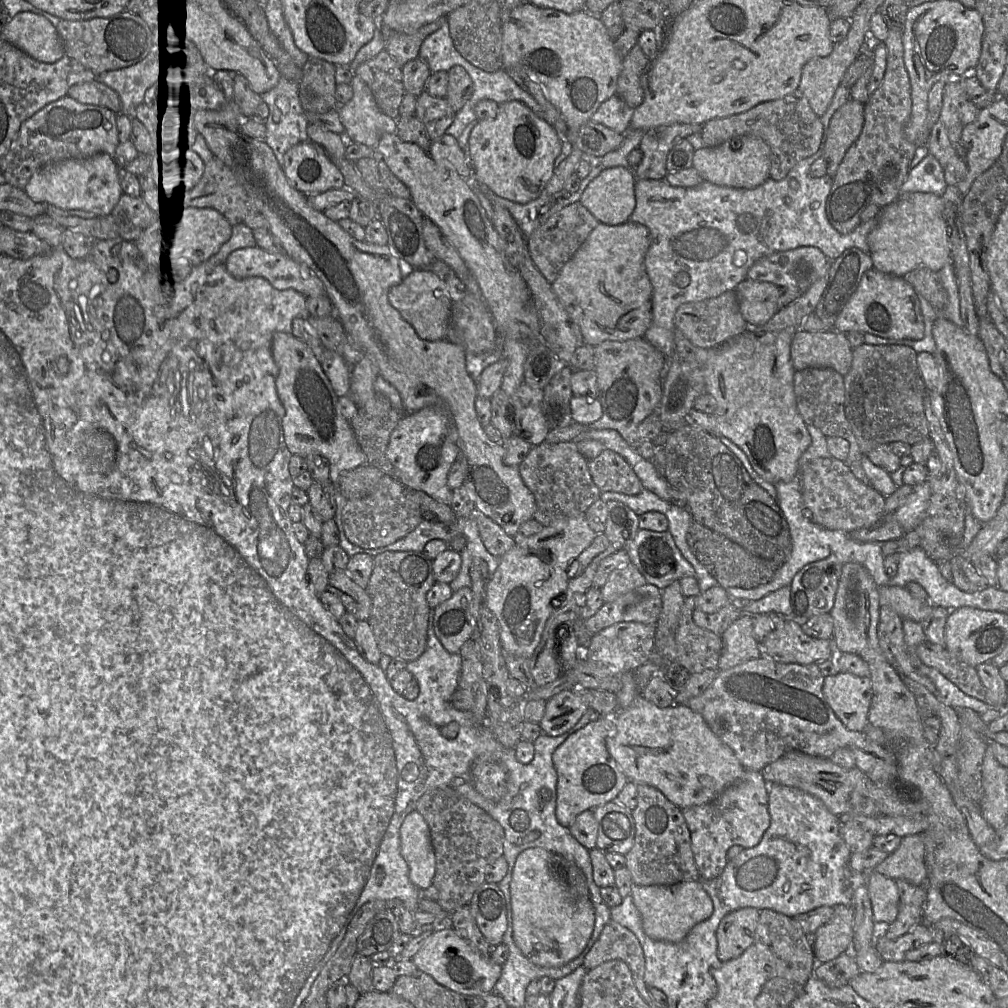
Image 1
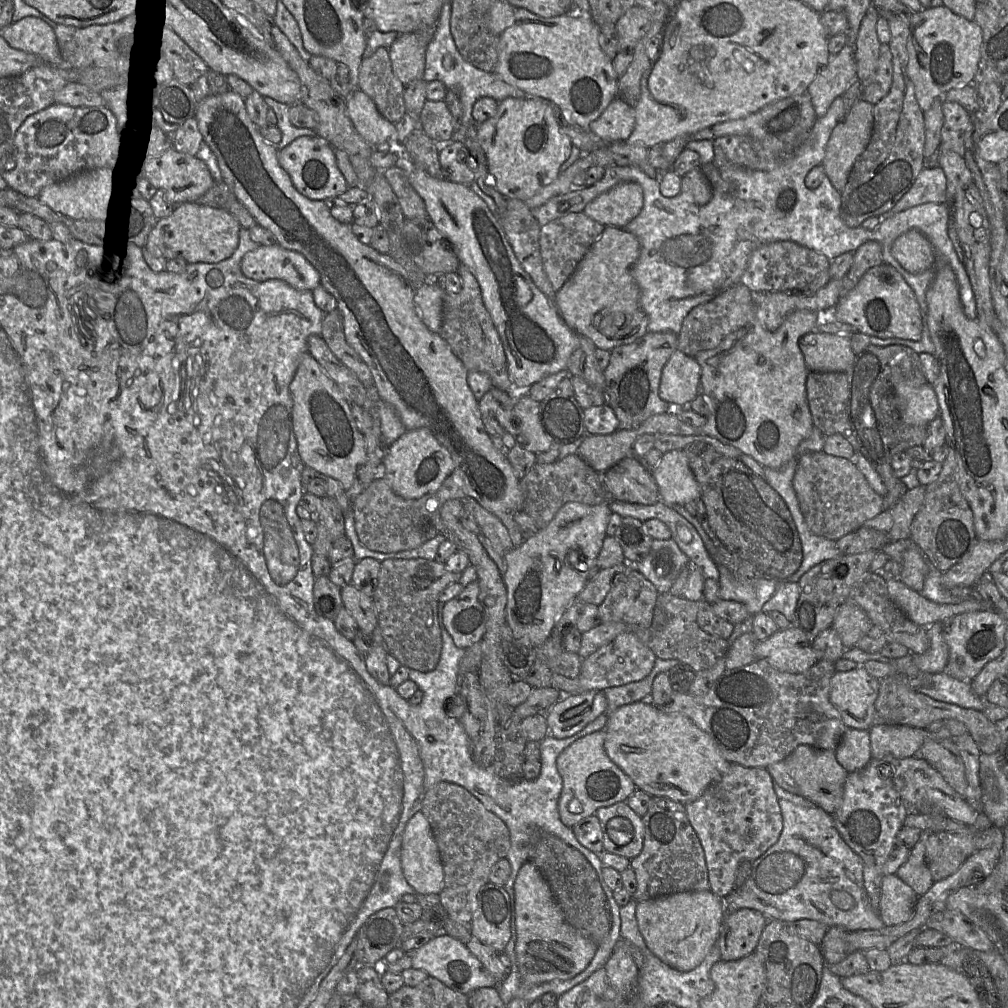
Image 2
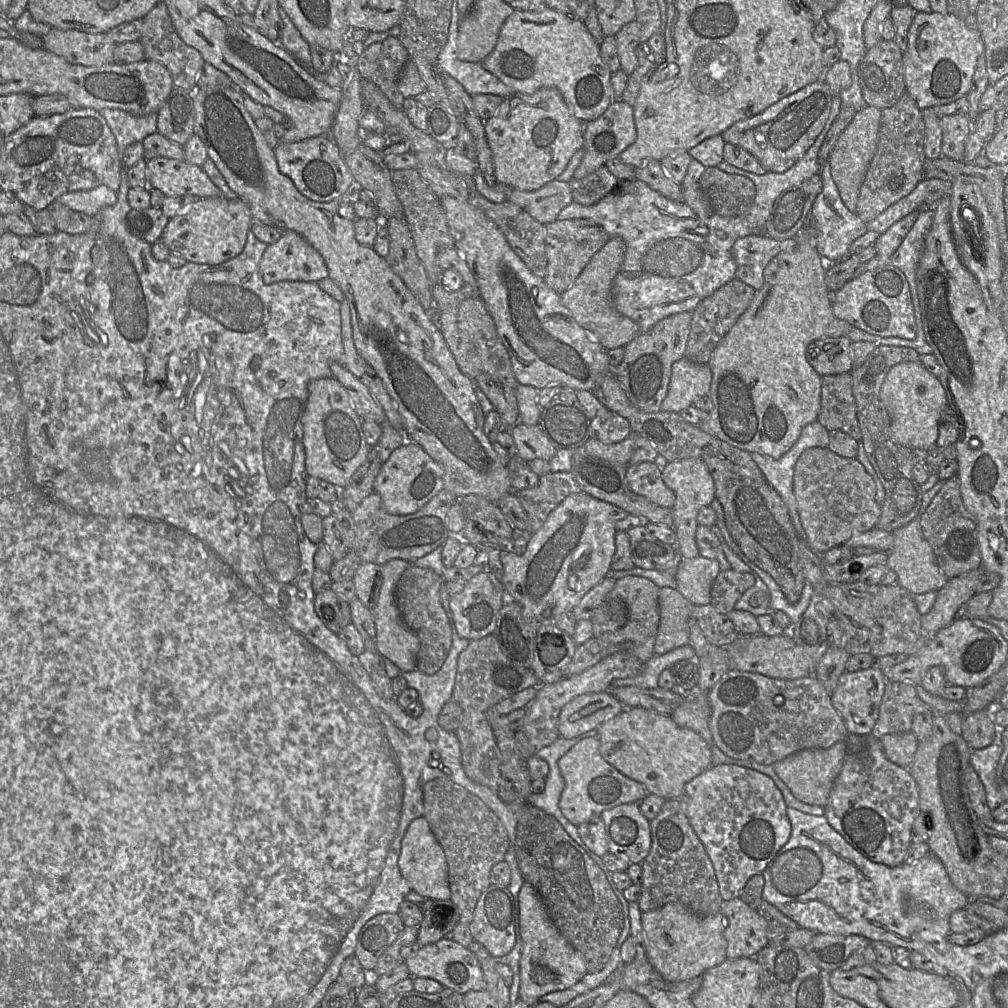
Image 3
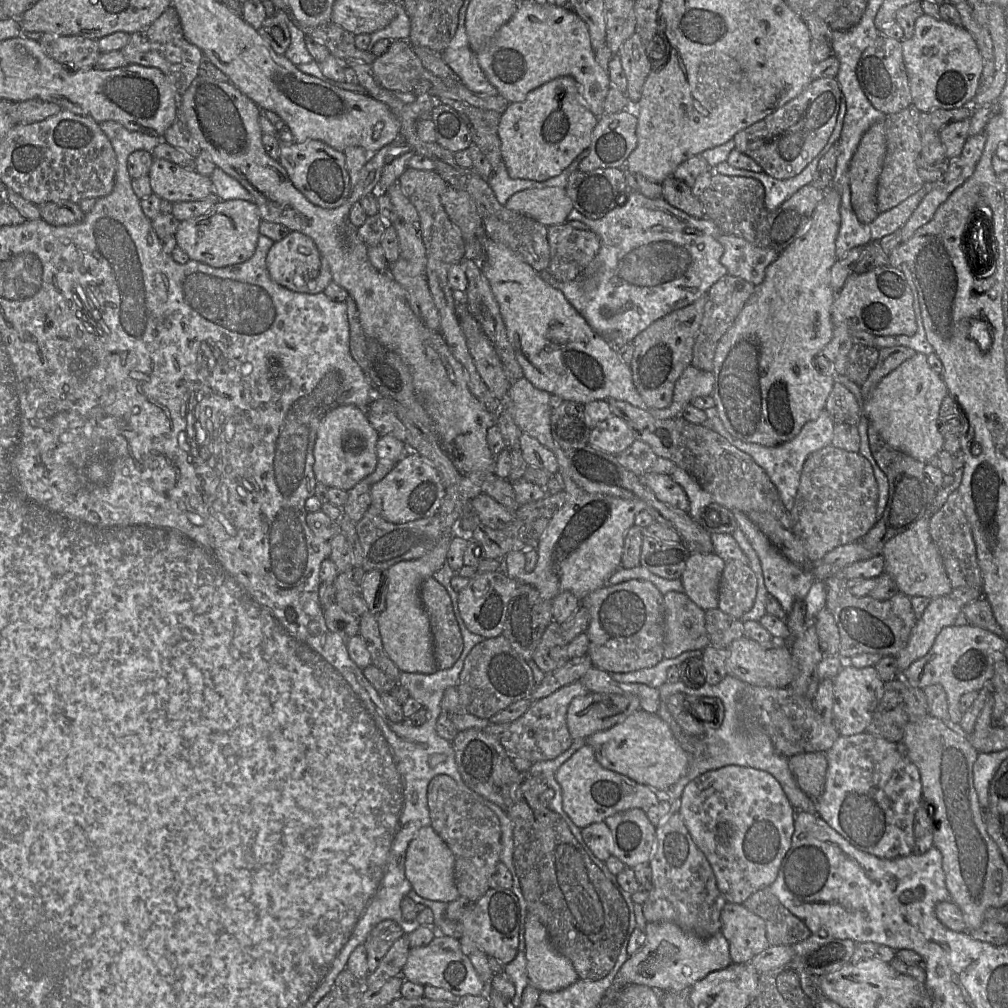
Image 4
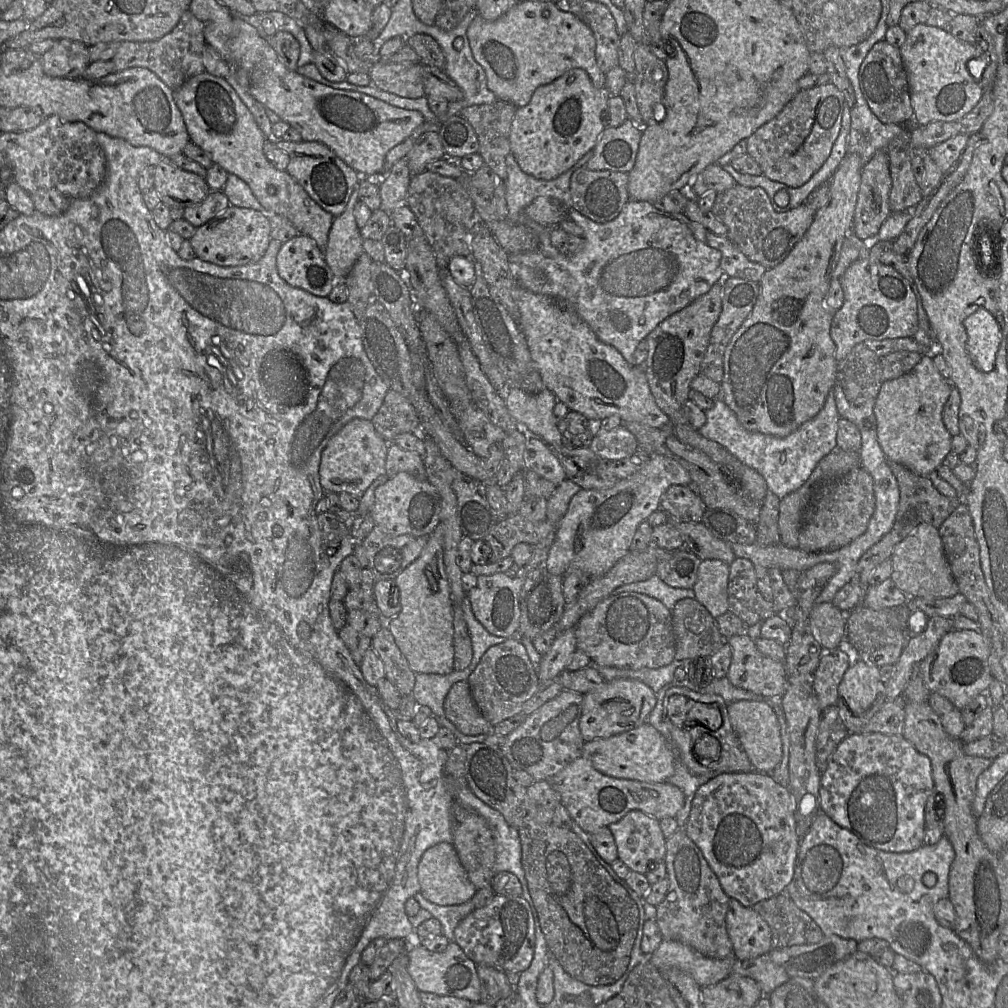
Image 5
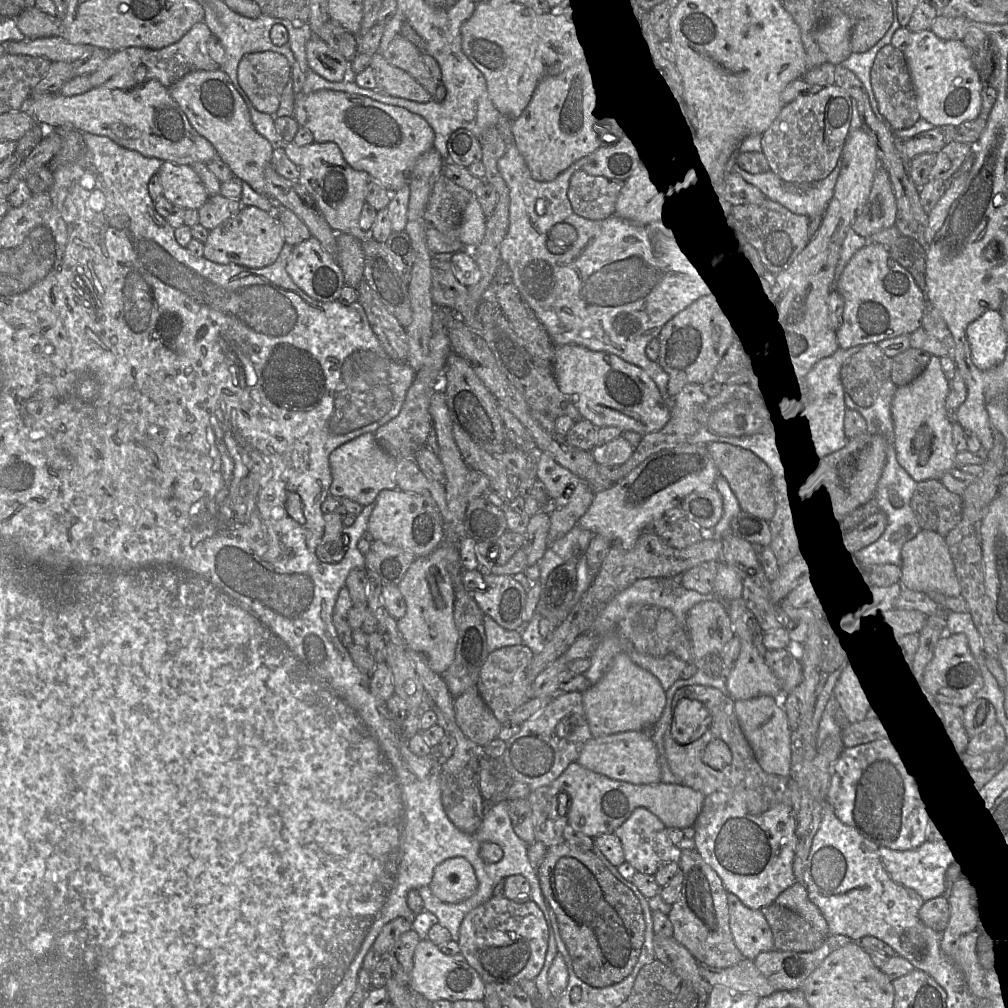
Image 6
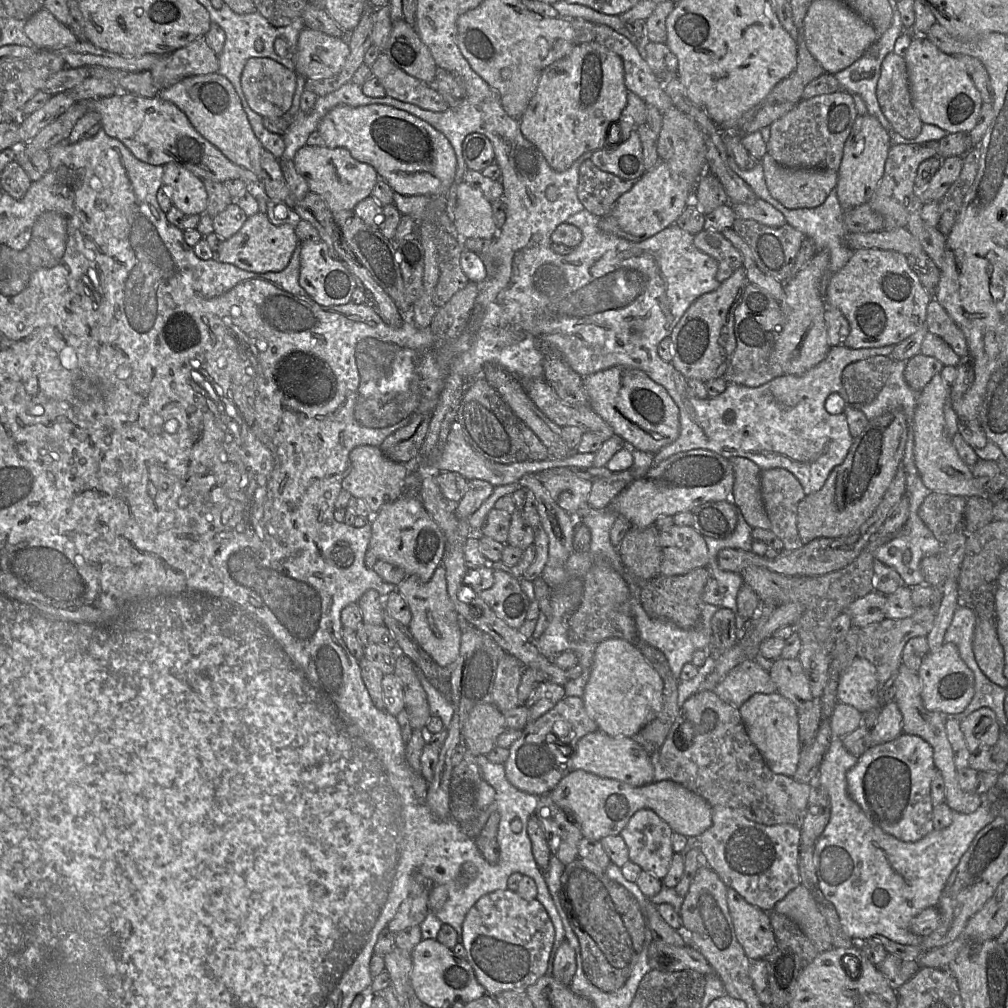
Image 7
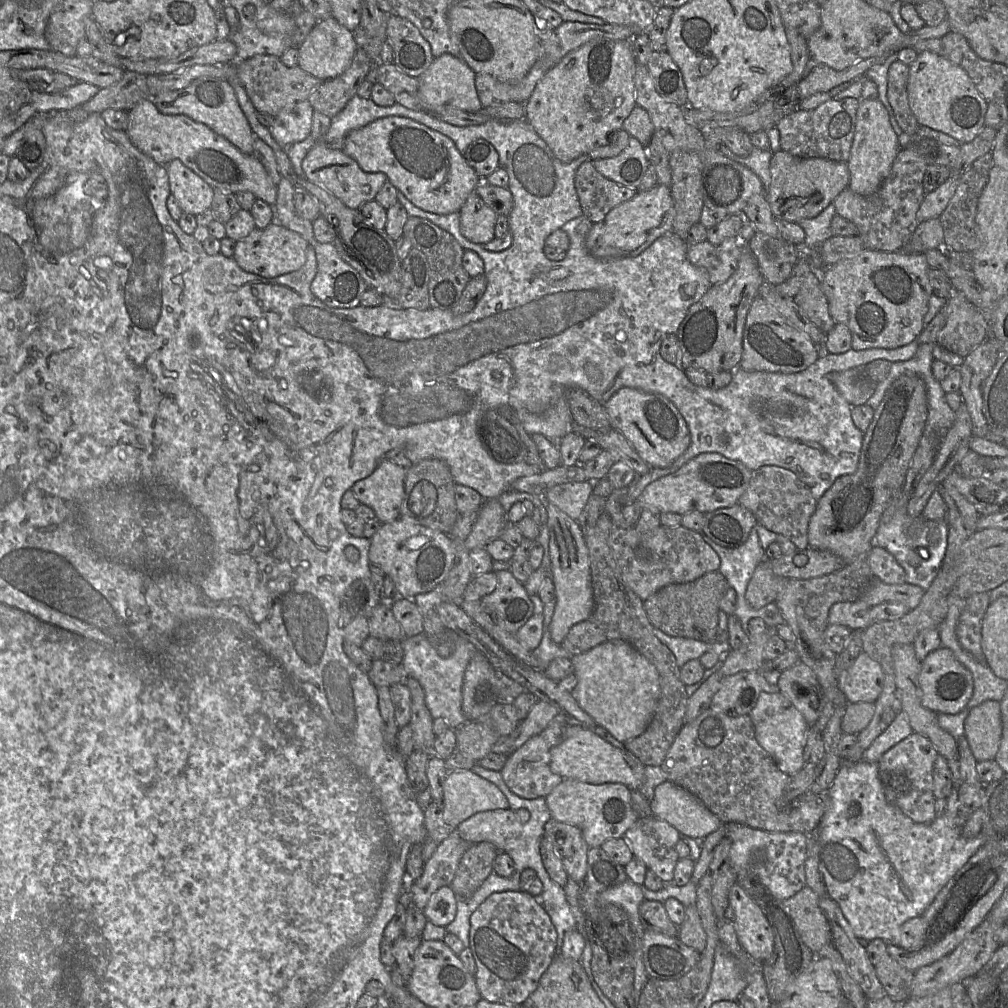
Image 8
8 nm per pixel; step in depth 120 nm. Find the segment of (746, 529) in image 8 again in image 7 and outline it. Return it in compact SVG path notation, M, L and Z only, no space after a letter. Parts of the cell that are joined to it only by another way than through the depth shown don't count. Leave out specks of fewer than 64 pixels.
M712 501L691 510L692 527L702 536L715 539L729 537L738 521L738 508L730 501Z

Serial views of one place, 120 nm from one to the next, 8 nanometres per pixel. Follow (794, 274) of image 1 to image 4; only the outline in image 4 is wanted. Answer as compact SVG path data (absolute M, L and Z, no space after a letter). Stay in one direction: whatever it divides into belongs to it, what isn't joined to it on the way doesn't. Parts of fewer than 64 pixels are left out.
M722 233L719 242L724 247L721 263L731 276L740 277L753 285L760 285L766 268L779 256L771 248L756 246L744 238Z

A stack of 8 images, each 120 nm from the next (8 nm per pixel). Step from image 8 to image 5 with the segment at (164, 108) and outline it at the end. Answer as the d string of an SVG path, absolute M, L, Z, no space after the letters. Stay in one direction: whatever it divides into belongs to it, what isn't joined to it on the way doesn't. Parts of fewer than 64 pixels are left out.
M207 72L197 74L174 91L174 100L183 116L190 141L204 150L213 163L245 181L269 214L286 217L300 235L311 237L316 241L318 247L324 251L328 244L329 233L335 217L312 200L290 174L276 169L266 158L263 146L267 138L258 127L252 113L226 79L213 76Z

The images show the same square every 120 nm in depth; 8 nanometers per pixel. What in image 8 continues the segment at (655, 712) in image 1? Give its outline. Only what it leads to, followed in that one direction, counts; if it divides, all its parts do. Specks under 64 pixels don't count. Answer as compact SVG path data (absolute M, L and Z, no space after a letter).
M566 725L562 741L551 749L550 769L564 779L588 784L622 783L630 790L639 790L645 780L645 765L631 752L619 749L581 726Z

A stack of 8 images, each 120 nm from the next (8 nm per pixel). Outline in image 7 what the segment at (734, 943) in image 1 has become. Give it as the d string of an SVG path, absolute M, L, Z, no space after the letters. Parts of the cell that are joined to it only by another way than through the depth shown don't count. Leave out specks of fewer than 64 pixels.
M727 887L727 904L735 935L751 961L765 959L776 948L768 913L748 903L736 890Z

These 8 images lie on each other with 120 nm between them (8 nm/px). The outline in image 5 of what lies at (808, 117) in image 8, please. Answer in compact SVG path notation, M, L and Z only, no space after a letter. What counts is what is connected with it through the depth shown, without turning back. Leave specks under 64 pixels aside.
M831 82L799 91L781 112L747 139L747 154L771 180L798 187L806 183L829 157L841 130L845 97Z

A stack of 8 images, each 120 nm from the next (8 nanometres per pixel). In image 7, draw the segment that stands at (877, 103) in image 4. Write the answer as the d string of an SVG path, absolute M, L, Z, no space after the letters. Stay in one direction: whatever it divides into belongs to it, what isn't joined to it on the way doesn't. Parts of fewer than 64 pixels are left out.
M895 52L888 53L881 63L876 95L894 131L903 138L916 138L923 122L912 104L905 59Z

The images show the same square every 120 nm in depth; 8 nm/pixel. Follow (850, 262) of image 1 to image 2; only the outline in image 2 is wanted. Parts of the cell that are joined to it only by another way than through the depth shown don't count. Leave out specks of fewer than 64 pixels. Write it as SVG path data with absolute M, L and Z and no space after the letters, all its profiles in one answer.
M868 241L861 245L853 253L853 263L841 279L840 297L854 289L869 269L883 263L883 247L879 242Z

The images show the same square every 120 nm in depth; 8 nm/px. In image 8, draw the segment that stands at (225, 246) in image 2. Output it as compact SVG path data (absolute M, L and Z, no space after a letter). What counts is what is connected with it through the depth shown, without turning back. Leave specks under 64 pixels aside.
M272 222L264 229L255 228L236 242L232 258L244 270L264 278L275 278L299 270L306 262L309 243L297 232Z

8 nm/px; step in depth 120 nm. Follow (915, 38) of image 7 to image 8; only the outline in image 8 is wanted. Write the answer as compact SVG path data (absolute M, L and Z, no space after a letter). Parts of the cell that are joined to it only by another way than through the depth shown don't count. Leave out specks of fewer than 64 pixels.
M931 51L917 54L916 60L909 65L907 97L920 125L948 134L960 143L971 142L985 126L987 102L968 74L940 54Z

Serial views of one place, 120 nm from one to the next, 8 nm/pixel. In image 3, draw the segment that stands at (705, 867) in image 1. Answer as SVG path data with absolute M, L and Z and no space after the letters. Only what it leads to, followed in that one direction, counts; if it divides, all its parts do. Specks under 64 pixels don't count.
M733 764L710 766L685 785L680 800L690 825L711 860L720 896L725 901L739 897L747 881L756 874L762 874L789 840L791 823L783 795L769 776L757 770Z

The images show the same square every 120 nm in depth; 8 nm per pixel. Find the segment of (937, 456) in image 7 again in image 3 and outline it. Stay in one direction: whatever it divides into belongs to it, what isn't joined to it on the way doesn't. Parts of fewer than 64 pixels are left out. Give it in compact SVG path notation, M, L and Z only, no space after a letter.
M921 361L893 366L882 383L880 398L890 417L889 437L893 442L927 451L935 446L939 420L948 402L940 380L929 373Z

